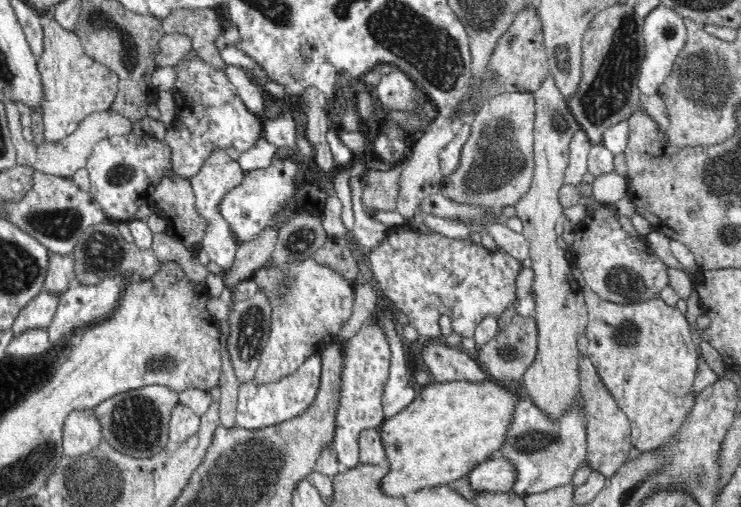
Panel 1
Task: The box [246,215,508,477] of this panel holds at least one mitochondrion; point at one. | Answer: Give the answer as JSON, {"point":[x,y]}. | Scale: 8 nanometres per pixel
{"point":[286,286]}

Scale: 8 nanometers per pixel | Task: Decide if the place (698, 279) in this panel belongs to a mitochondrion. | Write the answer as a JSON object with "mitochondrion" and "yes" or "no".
{"mitochondrion":"no"}

